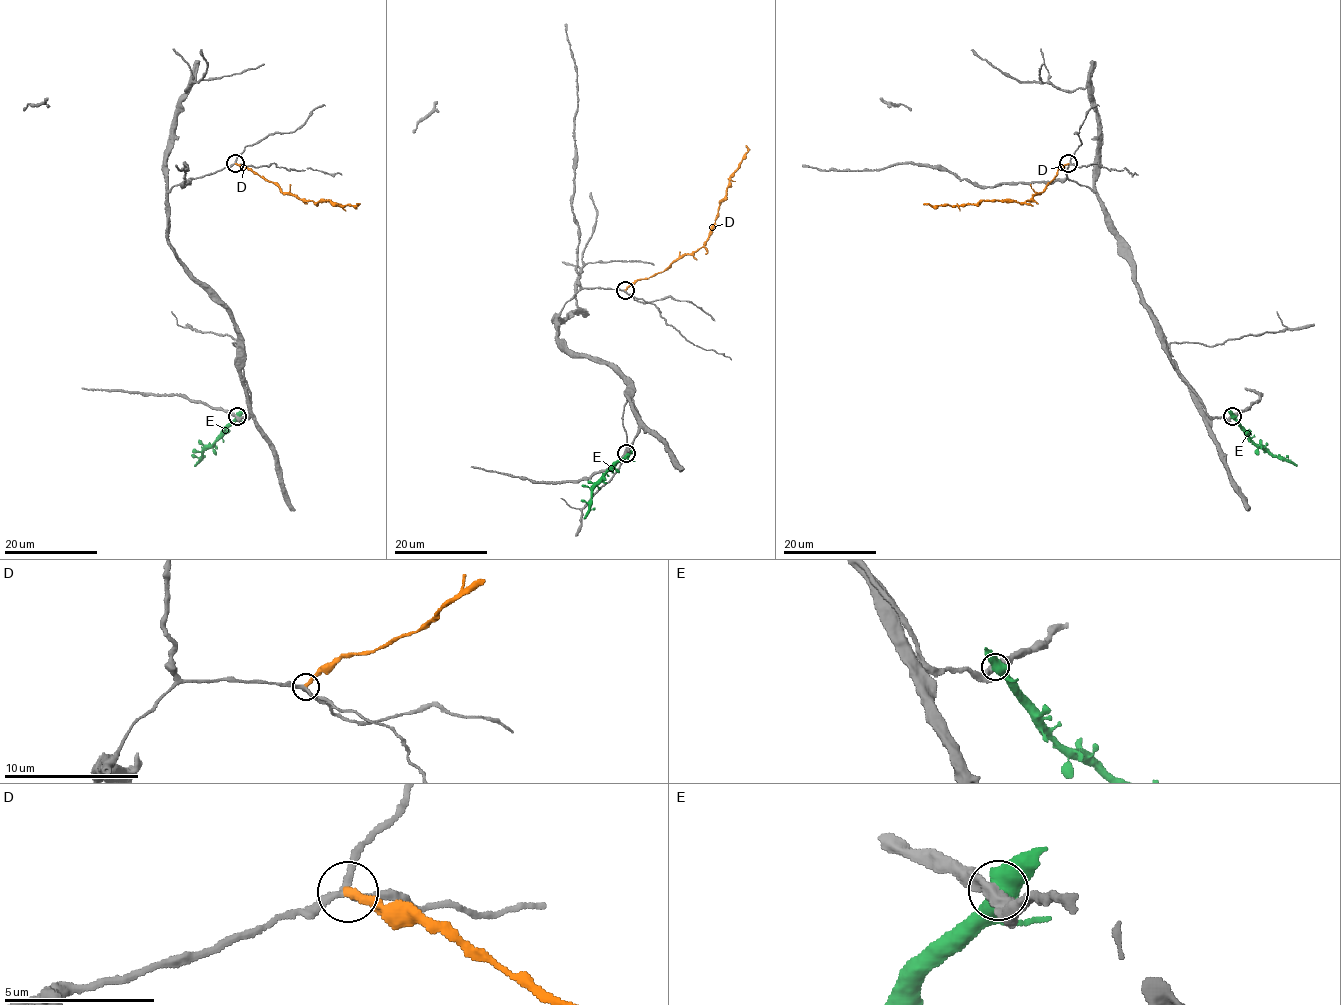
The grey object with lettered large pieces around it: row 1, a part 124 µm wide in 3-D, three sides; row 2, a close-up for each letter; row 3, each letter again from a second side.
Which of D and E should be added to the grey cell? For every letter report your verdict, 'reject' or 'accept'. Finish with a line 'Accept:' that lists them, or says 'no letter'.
D: reject
E: reject
Accept: no letter

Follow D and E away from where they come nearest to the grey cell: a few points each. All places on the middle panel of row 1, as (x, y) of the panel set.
D: (625, 290), (703, 245), (729, 177), (747, 151), (745, 145)
E: (626, 453), (594, 488), (589, 511), (583, 518)

